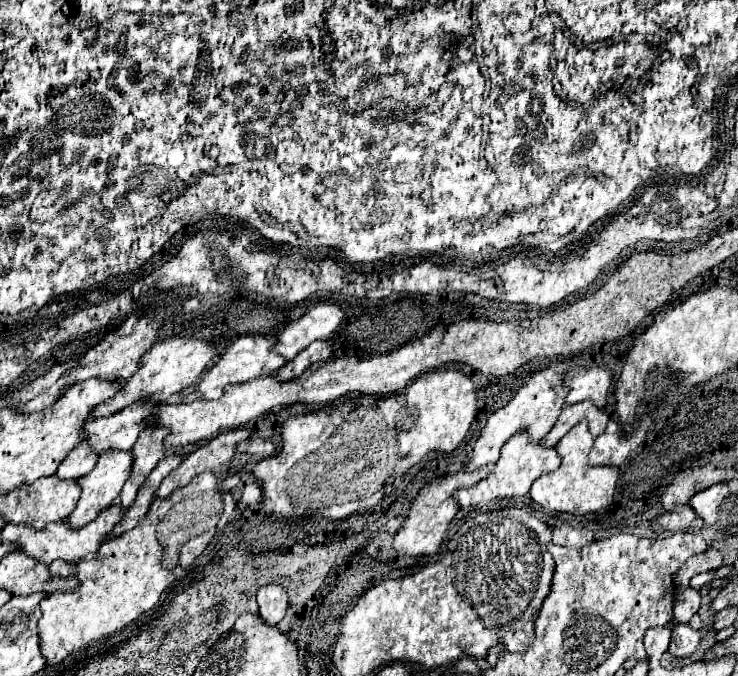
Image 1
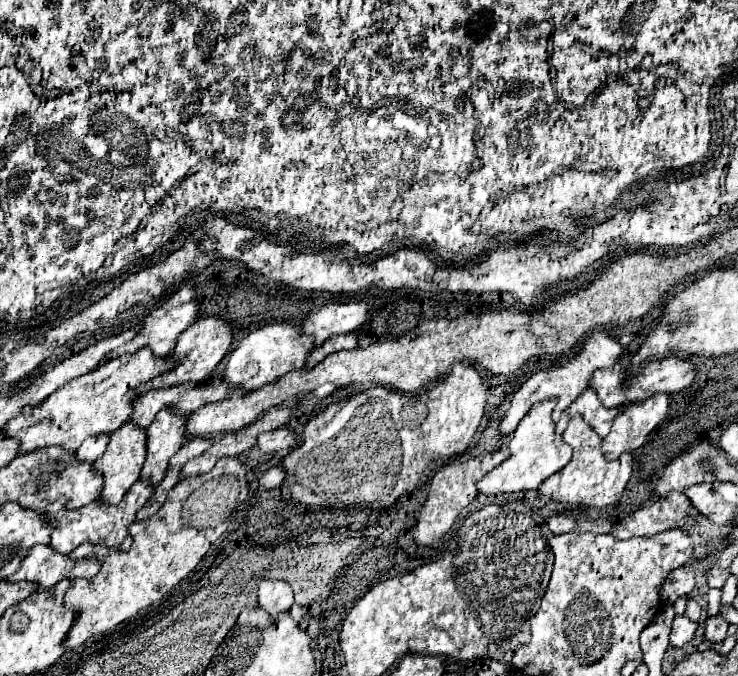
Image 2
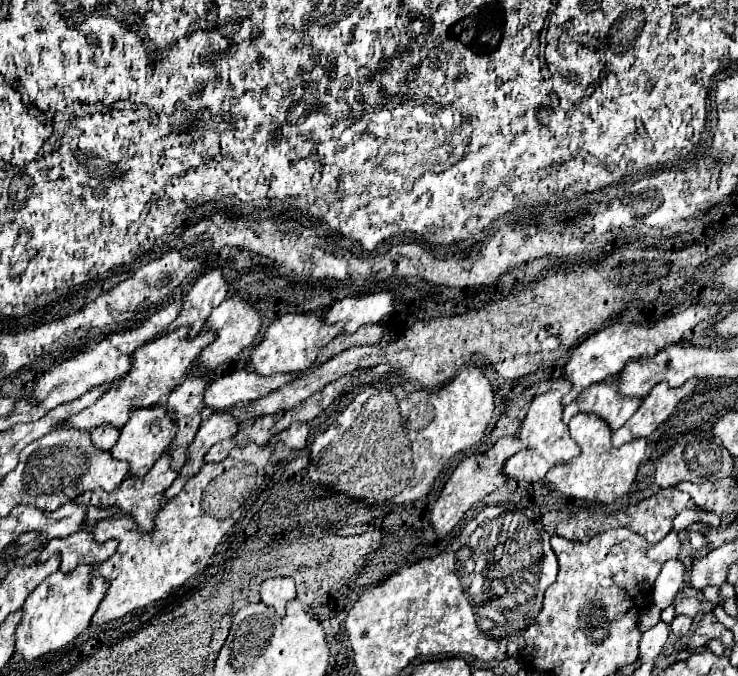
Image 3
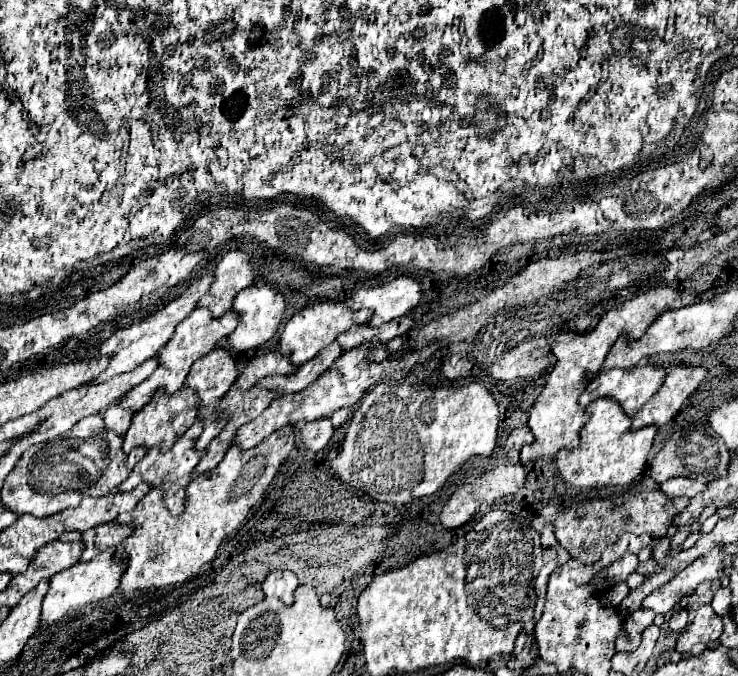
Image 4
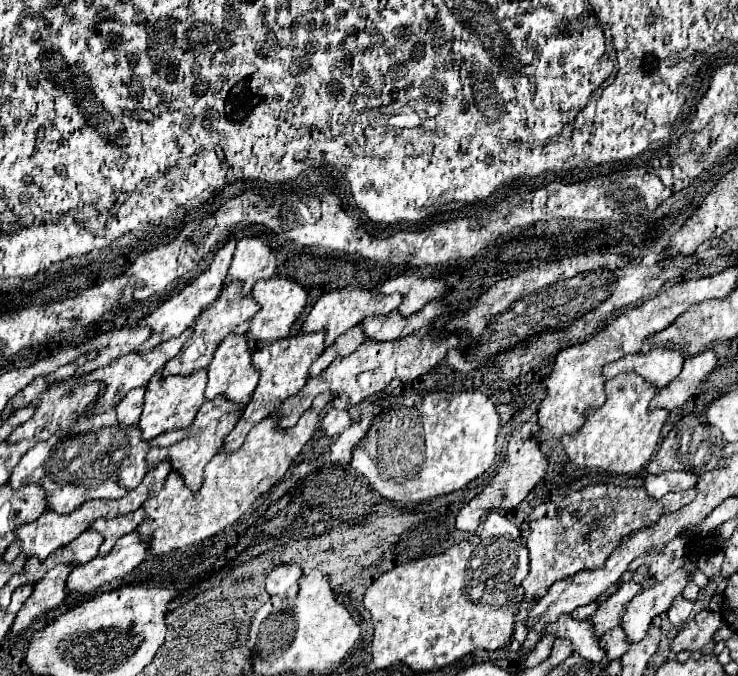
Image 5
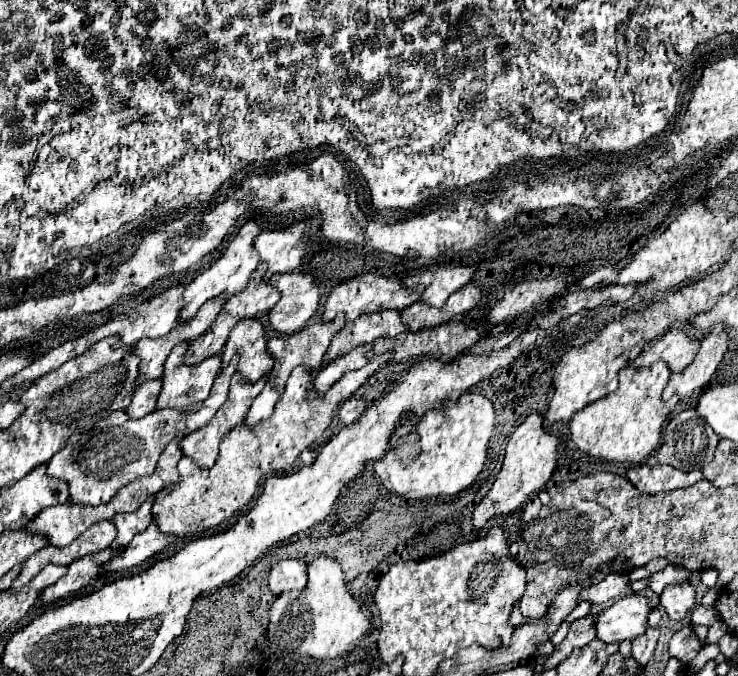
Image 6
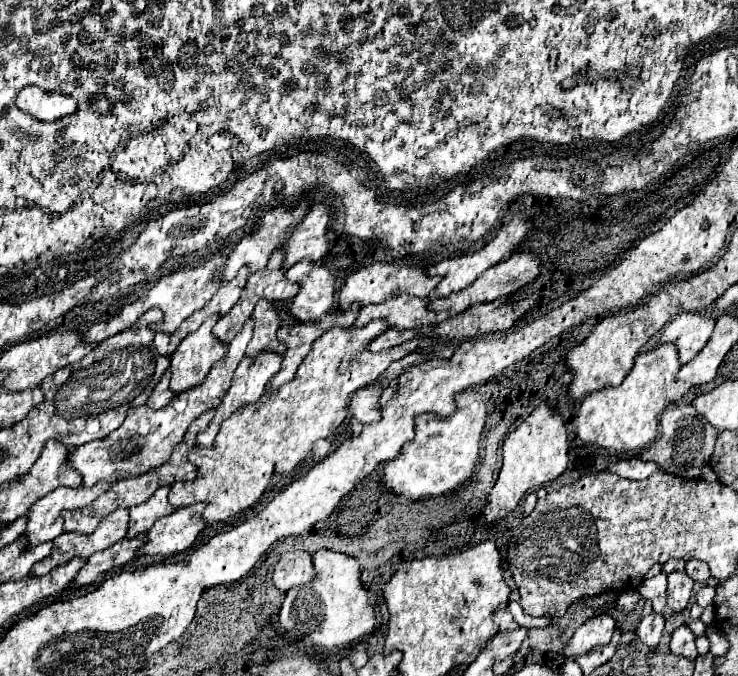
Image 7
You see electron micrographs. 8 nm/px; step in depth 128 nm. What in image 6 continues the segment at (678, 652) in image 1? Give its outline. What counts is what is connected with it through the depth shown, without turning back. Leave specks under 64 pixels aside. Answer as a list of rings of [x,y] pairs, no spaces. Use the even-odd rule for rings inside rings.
[[[690,582],[668,584],[660,594],[660,606],[672,620],[682,620],[694,608],[694,588]]]

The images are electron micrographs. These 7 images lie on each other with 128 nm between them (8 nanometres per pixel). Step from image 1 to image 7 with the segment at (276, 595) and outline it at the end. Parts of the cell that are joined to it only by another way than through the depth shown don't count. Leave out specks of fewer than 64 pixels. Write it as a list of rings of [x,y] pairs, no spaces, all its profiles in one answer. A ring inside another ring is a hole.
[[[286,552],[274,568],[274,584],[282,592],[296,584],[308,584],[312,578],[314,566],[308,552]]]

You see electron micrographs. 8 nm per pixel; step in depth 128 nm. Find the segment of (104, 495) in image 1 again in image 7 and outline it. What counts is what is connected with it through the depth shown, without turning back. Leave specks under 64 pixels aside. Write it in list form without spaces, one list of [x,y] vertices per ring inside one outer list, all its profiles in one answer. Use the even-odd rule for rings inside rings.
[[[210,314],[204,324],[196,332],[188,334],[172,354],[170,384],[174,392],[180,394],[200,384],[212,364],[224,356],[226,344],[212,334],[212,328],[218,320],[220,314]]]

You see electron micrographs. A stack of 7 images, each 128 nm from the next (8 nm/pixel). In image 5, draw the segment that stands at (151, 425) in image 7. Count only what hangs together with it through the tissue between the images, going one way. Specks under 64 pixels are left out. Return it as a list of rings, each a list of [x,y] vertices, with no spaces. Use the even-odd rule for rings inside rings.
[[[108,410],[102,414],[96,414],[88,420],[78,422],[72,430],[60,434],[56,432],[50,440],[46,440],[44,444],[34,444],[18,462],[18,466],[14,468],[14,474],[10,478],[12,488],[20,488],[20,484],[24,482],[36,482],[40,484],[46,492],[48,492],[48,500],[50,500],[50,510],[54,512],[74,512],[78,506],[82,506],[88,500],[120,500],[126,492],[138,488],[138,484],[144,480],[150,464],[146,460],[150,448],[154,446],[170,446],[174,442],[180,442],[180,438],[184,440],[190,434],[188,428],[182,430],[170,430],[164,432],[152,440],[144,440],[142,432],[138,426],[124,426],[118,422],[116,412]]]

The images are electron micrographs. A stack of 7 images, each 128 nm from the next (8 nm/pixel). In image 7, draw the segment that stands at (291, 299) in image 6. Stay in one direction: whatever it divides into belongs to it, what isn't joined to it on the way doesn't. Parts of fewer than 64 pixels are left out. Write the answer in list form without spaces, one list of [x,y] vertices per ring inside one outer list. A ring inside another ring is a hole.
[[[302,260],[288,270],[288,278],[302,282],[302,290],[288,304],[288,312],[298,322],[314,322],[332,306],[334,302],[334,274],[312,260]]]

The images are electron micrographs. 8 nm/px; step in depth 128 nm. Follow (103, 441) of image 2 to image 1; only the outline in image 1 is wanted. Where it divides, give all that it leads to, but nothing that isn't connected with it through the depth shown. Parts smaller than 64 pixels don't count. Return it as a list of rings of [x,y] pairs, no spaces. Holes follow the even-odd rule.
[[[80,444],[62,460],[56,476],[68,478],[68,480],[82,478],[84,474],[92,472],[96,462],[98,462],[98,454],[92,448],[88,448],[88,444]]]

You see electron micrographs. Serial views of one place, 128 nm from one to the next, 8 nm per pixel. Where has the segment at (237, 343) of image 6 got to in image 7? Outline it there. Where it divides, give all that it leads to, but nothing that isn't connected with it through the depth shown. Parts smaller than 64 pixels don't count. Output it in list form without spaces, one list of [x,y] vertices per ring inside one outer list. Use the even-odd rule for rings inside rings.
[[[260,300],[252,312],[252,318],[256,320],[254,336],[246,348],[246,356],[258,356],[264,350],[276,350],[284,354],[284,346],[276,338],[276,330],[282,324],[278,306],[270,300]]]

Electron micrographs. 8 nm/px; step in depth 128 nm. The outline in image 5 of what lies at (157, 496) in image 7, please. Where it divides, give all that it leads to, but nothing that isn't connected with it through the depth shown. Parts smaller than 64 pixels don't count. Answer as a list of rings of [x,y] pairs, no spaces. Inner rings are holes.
[[[136,510],[132,514],[124,514],[124,516],[112,518],[112,520],[96,520],[96,524],[92,524],[90,528],[96,528],[98,532],[104,534],[104,544],[100,546],[100,556],[106,556],[114,548],[118,538],[136,530],[138,524],[144,520],[144,516],[146,516],[144,510]]]

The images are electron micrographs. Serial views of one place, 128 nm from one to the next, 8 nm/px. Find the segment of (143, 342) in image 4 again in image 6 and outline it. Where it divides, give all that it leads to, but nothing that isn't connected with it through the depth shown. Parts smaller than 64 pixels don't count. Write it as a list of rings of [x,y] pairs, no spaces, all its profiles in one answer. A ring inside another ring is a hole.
[[[252,220],[252,222],[244,224],[244,226],[240,228],[240,232],[230,240],[230,244],[228,244],[228,248],[224,250],[224,254],[220,256],[220,260],[216,260],[206,272],[202,272],[194,282],[190,282],[190,284],[186,286],[186,290],[184,290],[184,308],[182,308],[182,316],[180,316],[182,322],[186,322],[186,320],[190,320],[192,316],[196,316],[198,308],[200,308],[206,300],[218,298],[220,294],[232,296],[232,294],[238,294],[238,292],[242,292],[242,290],[246,288],[246,284],[248,284],[252,272],[254,272],[256,266],[260,264],[260,256],[258,256],[258,252],[254,250],[254,238],[256,238],[260,232],[262,232],[262,226],[260,226],[258,222]]]

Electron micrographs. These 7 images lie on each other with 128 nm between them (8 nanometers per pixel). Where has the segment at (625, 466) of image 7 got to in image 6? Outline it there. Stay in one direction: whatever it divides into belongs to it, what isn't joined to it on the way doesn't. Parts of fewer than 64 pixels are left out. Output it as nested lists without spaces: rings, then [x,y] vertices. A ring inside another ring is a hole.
[[[638,464],[626,470],[626,478],[640,488],[642,492],[654,494],[654,492],[664,492],[664,490],[674,490],[682,486],[696,484],[698,480],[704,478],[702,470],[692,470],[692,472],[680,472],[672,466],[646,466]]]

